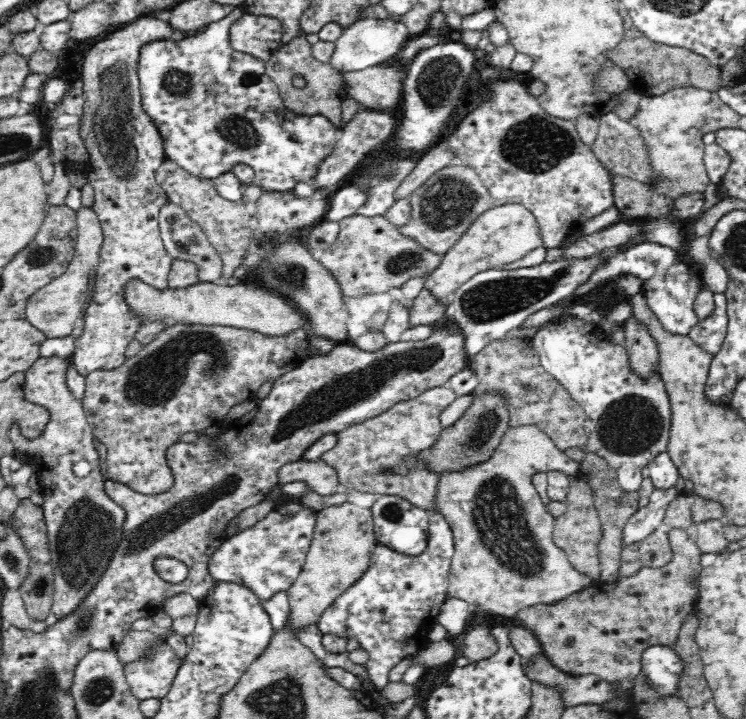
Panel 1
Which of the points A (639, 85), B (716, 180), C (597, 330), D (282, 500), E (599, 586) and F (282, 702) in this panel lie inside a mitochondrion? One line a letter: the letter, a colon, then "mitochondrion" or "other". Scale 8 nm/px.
A: other
B: other
C: other
D: other
E: other
F: mitochondrion

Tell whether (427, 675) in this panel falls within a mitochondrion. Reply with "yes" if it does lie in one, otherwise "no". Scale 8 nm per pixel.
no

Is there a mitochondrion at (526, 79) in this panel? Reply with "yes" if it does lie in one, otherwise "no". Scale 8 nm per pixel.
no

